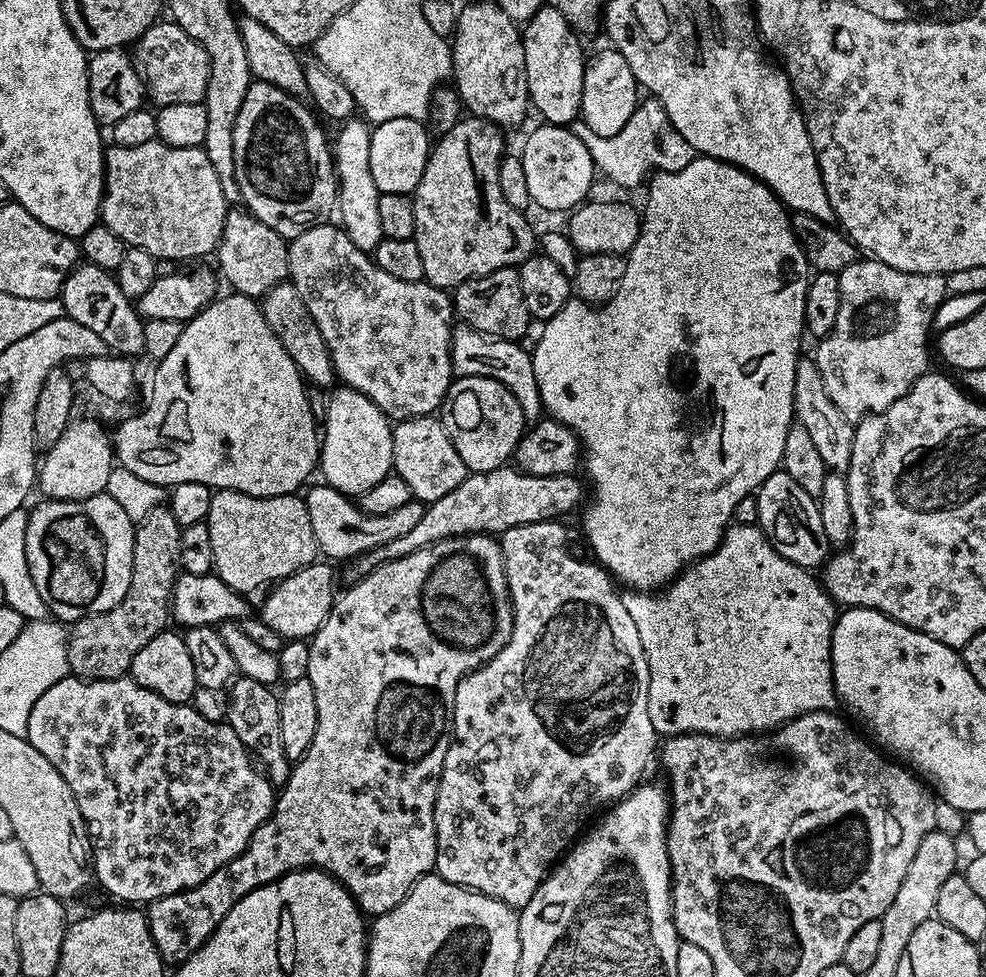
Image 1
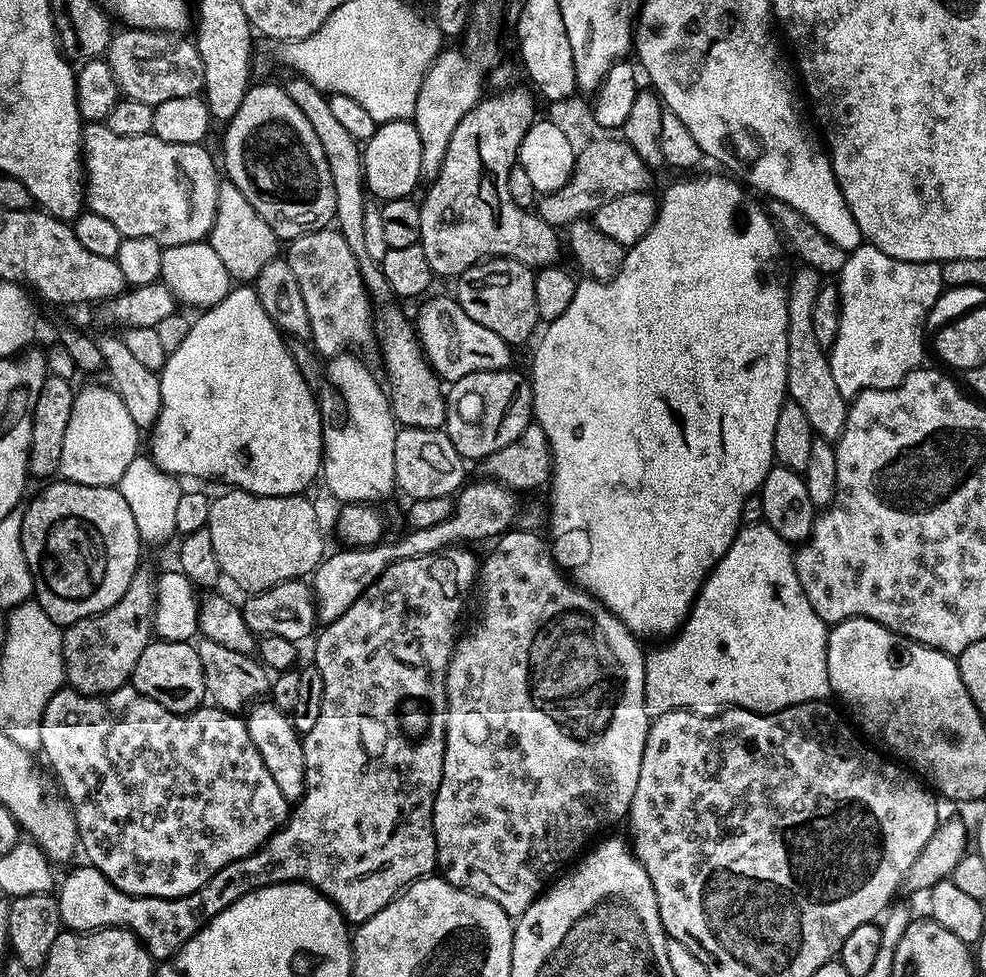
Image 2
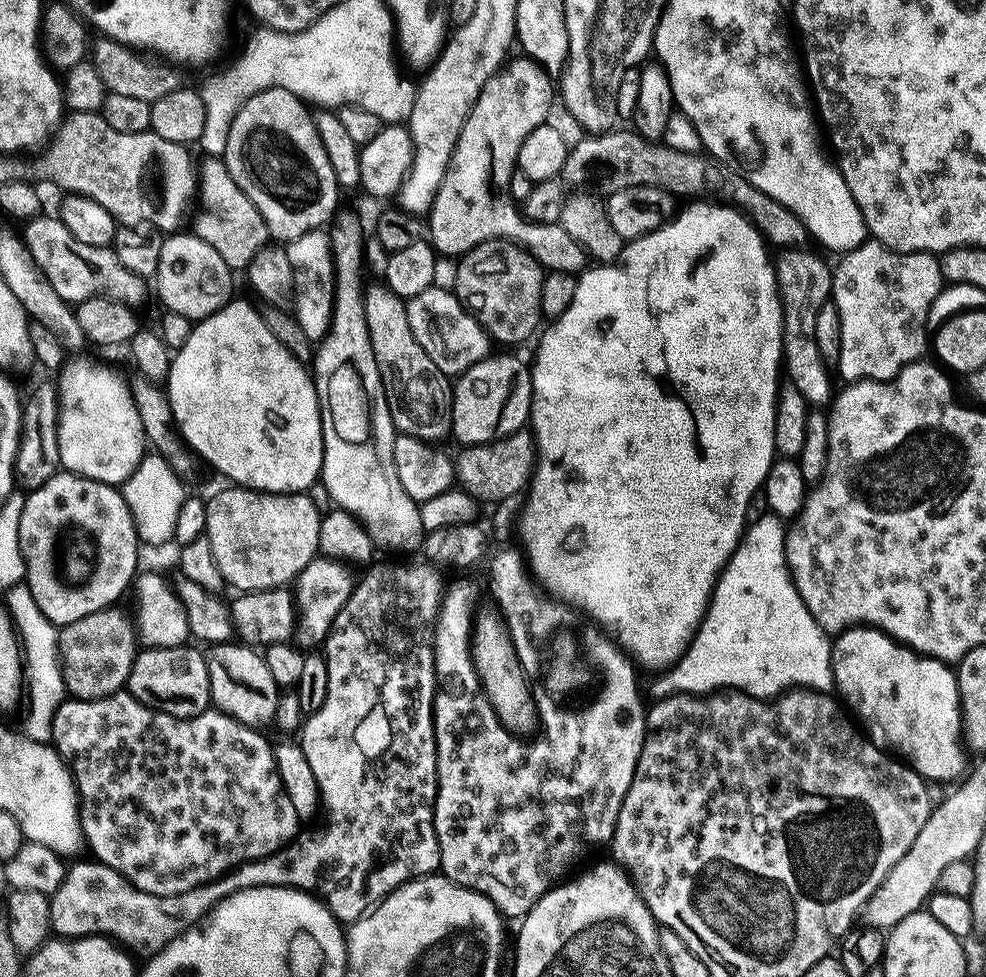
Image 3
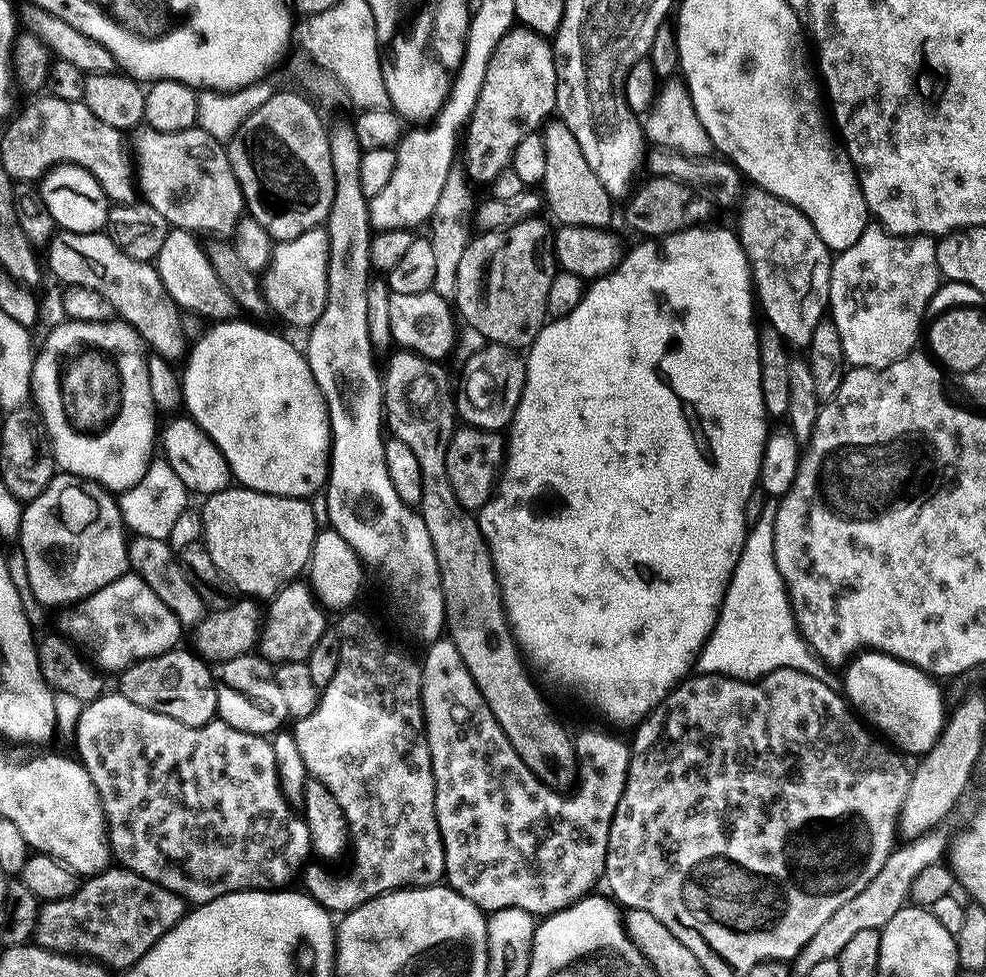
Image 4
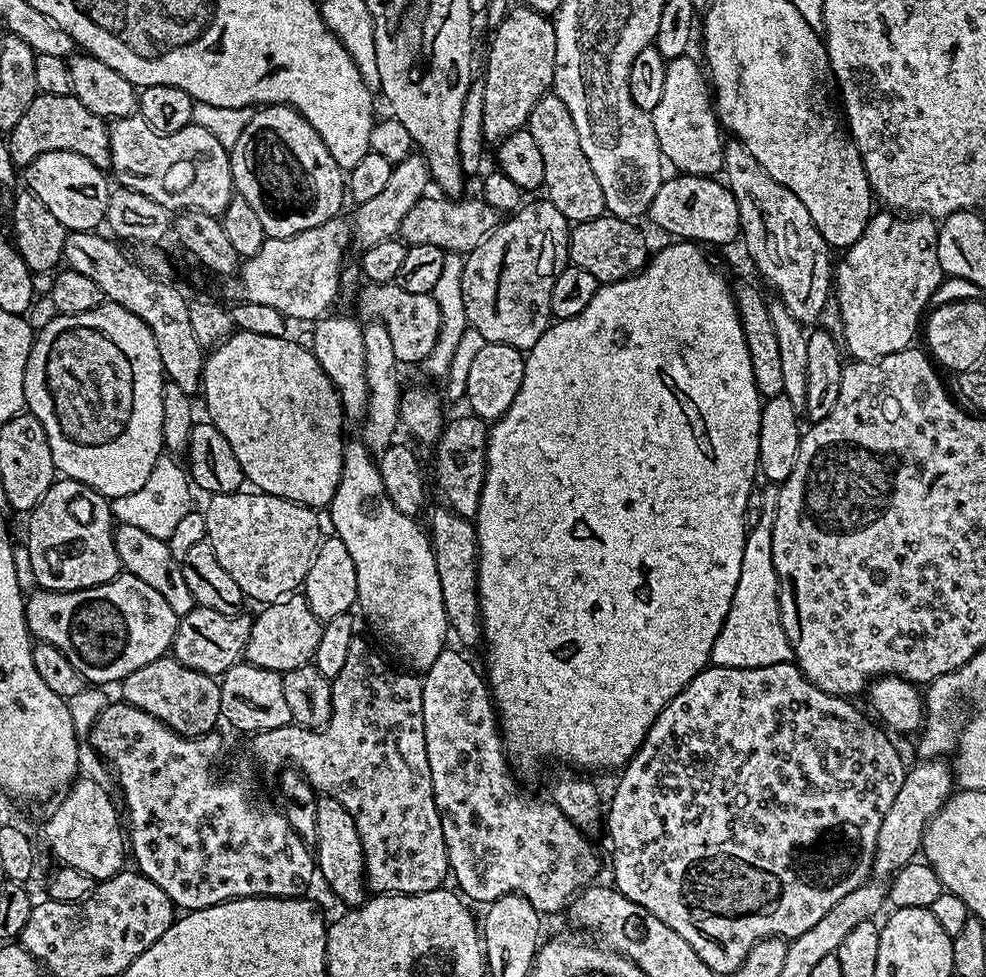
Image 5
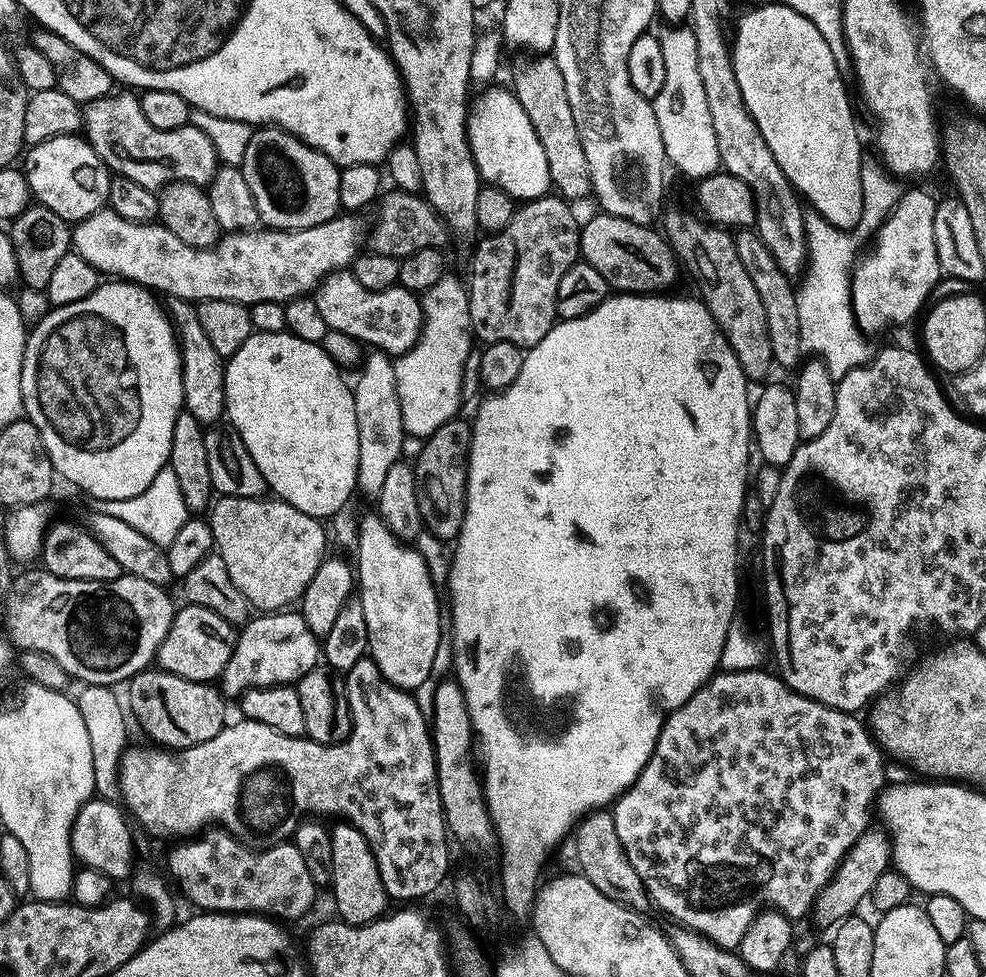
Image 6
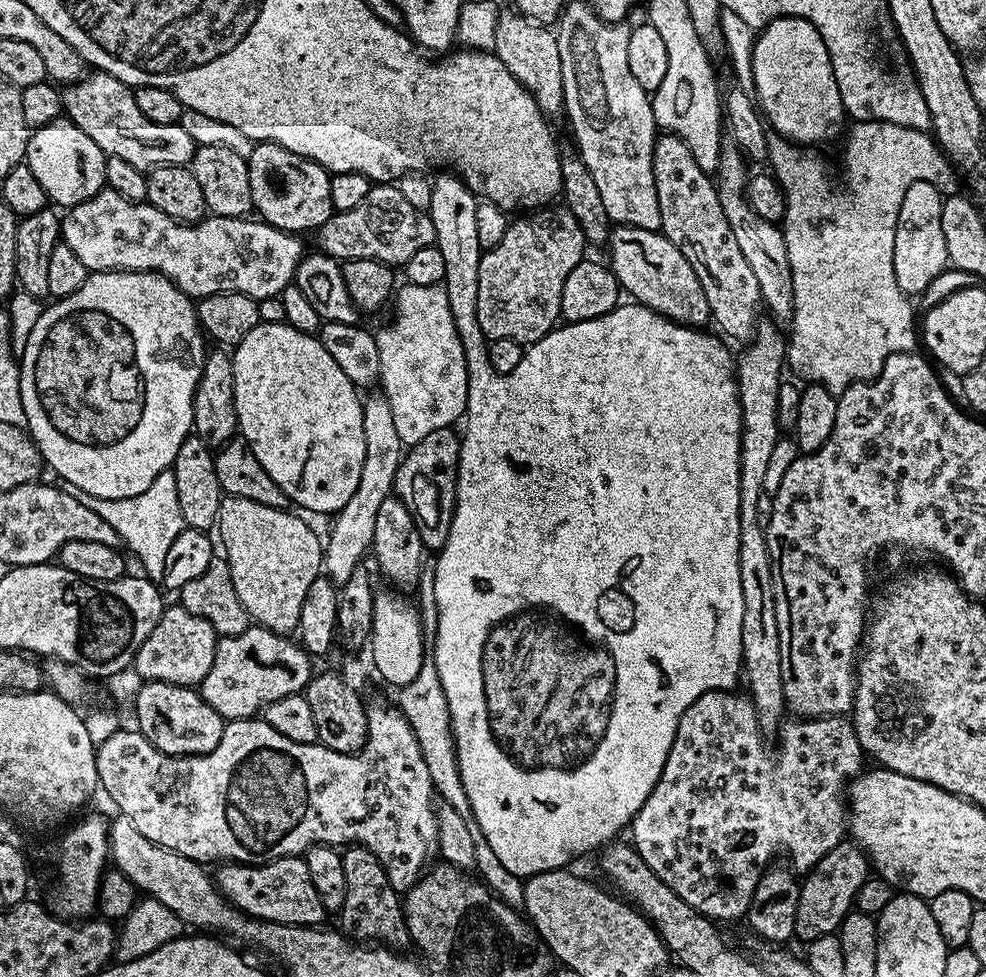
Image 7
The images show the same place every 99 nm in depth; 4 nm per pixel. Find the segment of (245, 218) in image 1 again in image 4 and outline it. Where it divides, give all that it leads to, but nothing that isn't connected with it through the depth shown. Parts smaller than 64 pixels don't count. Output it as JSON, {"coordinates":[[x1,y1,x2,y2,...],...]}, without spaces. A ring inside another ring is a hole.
{"coordinates":[[147,126,135,133,134,172,138,177,138,192,151,208,158,210,173,229,184,229,193,234,209,232,212,238,228,238,236,231,245,215,244,195,232,169,227,147,200,127,181,132,155,132]]}

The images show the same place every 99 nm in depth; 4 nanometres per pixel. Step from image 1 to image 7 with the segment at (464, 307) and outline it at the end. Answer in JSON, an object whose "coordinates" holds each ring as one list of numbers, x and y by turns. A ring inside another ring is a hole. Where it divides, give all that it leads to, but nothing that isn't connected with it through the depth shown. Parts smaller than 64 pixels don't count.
{"coordinates":[[545,206,521,216,524,216,521,220,513,219,509,223,498,246,487,249,481,255,478,270,474,273,474,287,478,290,476,321,484,337,489,341,510,338,527,346,536,344,557,327,561,319,562,286,566,286,570,270,574,270,574,266,585,259,586,241,582,226,578,226,578,218,574,218,574,214,570,214,570,210,563,206]]}

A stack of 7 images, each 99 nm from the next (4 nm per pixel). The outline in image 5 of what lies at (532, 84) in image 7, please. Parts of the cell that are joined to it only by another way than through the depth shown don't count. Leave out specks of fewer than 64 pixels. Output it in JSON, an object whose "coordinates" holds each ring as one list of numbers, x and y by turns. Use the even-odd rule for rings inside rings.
{"coordinates":[[554,94,538,98,526,130,534,138,538,151,542,153,542,170,544,171,543,191,546,198,573,225,590,222,594,218,605,215,602,186,594,170,590,170,590,162,582,151,582,142,578,139,578,130,574,126,574,118,570,118,570,110,566,110,566,102]]}

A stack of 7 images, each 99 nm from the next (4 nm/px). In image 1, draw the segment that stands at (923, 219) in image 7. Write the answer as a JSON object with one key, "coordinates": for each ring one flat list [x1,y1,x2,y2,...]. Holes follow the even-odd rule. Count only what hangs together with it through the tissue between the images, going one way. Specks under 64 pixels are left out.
{"coordinates":[[858,258,838,273,842,290,842,306,838,322,831,334,823,337,814,353,826,394,842,410,846,419,859,422,873,412,885,412,898,398,905,396,918,377,929,371,928,332,933,331,935,312,949,295,948,281,941,273,910,274,894,270,875,258]]}

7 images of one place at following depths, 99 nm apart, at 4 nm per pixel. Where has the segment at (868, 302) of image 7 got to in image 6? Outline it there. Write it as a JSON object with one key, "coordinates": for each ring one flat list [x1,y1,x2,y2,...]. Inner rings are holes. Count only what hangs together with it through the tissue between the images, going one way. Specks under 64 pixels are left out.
{"coordinates":[[865,159,862,166,864,205,862,218,857,222,854,231,835,228,814,211,809,211,804,218,808,262,799,281,801,284,798,284,797,295,801,346,809,357,821,360,837,381,850,370,867,364,870,359,868,344,864,341,865,333,852,313,852,269,862,252,860,240,871,241,900,201,900,184,901,181,879,159]]}

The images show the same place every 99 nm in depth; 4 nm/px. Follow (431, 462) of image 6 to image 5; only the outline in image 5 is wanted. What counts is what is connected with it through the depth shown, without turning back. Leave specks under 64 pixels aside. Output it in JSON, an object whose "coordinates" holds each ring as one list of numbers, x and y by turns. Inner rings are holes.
{"coordinates":[[465,414,457,420,449,419,444,426,440,441,434,445,436,452,436,484,445,496,447,507,453,508,459,516,475,517,488,469,489,425,479,416]]}

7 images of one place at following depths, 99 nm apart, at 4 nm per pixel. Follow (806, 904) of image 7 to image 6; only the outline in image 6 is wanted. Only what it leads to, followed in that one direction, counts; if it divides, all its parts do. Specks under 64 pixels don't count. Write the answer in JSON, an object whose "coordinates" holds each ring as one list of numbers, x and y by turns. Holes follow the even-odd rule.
{"coordinates":[[870,826,850,846,850,850,840,863,840,868,832,875,832,880,818,894,816,903,812,906,811,919,820,924,835,926,847,916,853,915,860,903,867,901,874,890,874,882,882,878,882,874,889,871,892,864,892,841,885,829,880,826]]}

